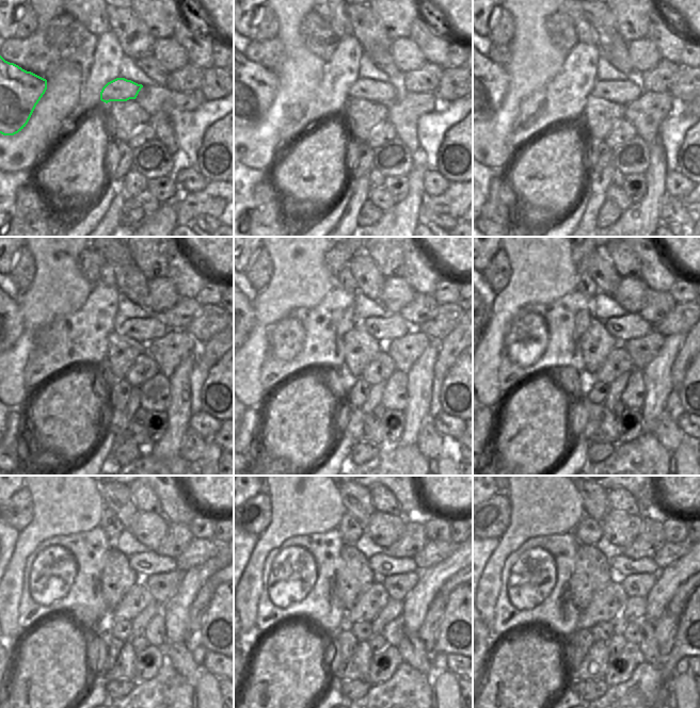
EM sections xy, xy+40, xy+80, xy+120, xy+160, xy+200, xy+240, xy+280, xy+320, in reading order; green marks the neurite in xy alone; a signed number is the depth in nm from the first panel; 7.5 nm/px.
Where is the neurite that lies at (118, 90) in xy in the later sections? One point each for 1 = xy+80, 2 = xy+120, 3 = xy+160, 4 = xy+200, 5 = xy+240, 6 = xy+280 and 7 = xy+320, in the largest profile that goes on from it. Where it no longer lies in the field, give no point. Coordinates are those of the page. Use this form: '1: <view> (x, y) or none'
1: xy+80 (623, 92)
2: xy+120 (143, 331)
3: xy+160 (383, 328)
4: xy+200 (631, 325)
5: xy+240 (149, 563)
6: xy+280 (383, 565)
7: xy+320 (622, 566)

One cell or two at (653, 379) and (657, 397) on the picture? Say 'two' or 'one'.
one

